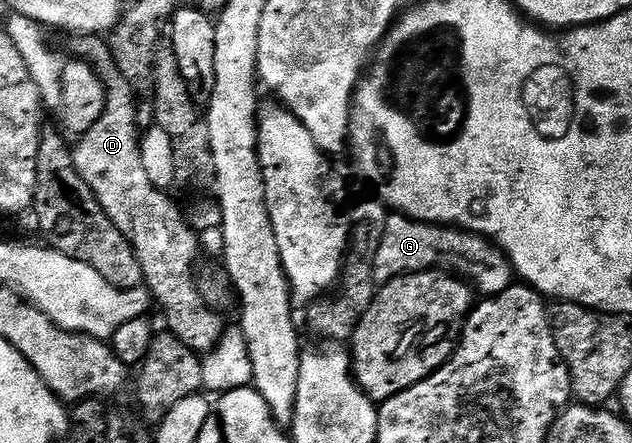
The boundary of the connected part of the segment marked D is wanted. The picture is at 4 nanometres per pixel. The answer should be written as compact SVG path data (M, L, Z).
M75 35L70 38L71 49L76 58L86 59L94 65L97 75L101 79L107 92L107 110L103 113L87 133L78 138L79 146L75 145L73 152L75 165L81 177L89 185L96 196L97 203L104 208L106 215L116 225L117 230L125 235L125 239L133 247L137 259L141 263L143 280L146 288L150 289L151 296L163 308L167 316L166 328L177 339L181 339L194 353L206 355L214 349L216 343L223 338L225 324L219 313L203 306L204 294L201 285L195 282L195 260L199 257L200 234L187 217L179 210L179 205L164 190L159 189L149 179L145 172L145 163L141 161L141 128L139 129L139 109L135 106L136 89L131 86L129 79L121 75L121 67L117 67L117 59L113 59L110 44L99 35Z

